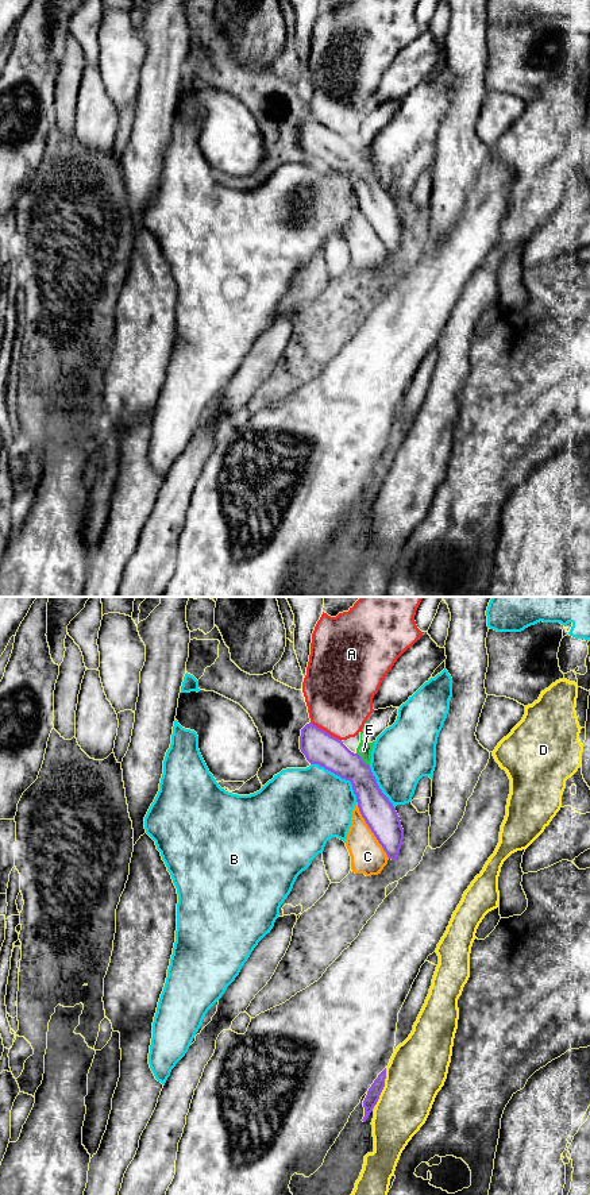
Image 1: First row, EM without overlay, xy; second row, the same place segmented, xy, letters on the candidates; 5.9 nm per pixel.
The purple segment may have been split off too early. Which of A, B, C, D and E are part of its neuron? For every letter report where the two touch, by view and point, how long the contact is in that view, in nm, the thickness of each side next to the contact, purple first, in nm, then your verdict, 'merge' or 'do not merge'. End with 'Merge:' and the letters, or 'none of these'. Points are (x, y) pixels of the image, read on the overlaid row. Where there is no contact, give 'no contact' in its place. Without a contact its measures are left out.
A: meets purple in xy at (324, 731); contact 220 nm long; 200 nm thick on the purple side, 400 nm on the other; do not merge
B: meets purple in xy at (340, 777); contact 360 nm long; 200 nm thick on the purple side, 460 nm on the other; do not merge
C: meets purple in xy at (370, 828); contact 400 nm long; 190 nm thick on the purple side, 200 nm on the other; do not merge
D: meets purple in xy at (384, 1086); contact 240 nm long; 80 nm thick on the purple side, 340 nm on the other; do not merge
E: meets purple in xy at (361, 759); contact 120 nm long; 200 nm thick on the purple side, 90 nm on the other; do not merge
Merge: none of these

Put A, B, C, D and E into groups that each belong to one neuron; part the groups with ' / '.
A / B / C E / D

